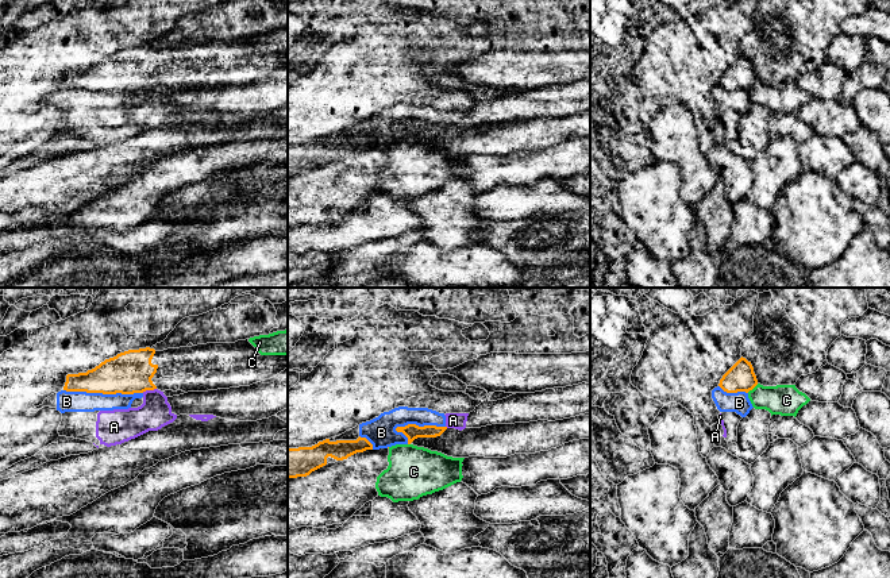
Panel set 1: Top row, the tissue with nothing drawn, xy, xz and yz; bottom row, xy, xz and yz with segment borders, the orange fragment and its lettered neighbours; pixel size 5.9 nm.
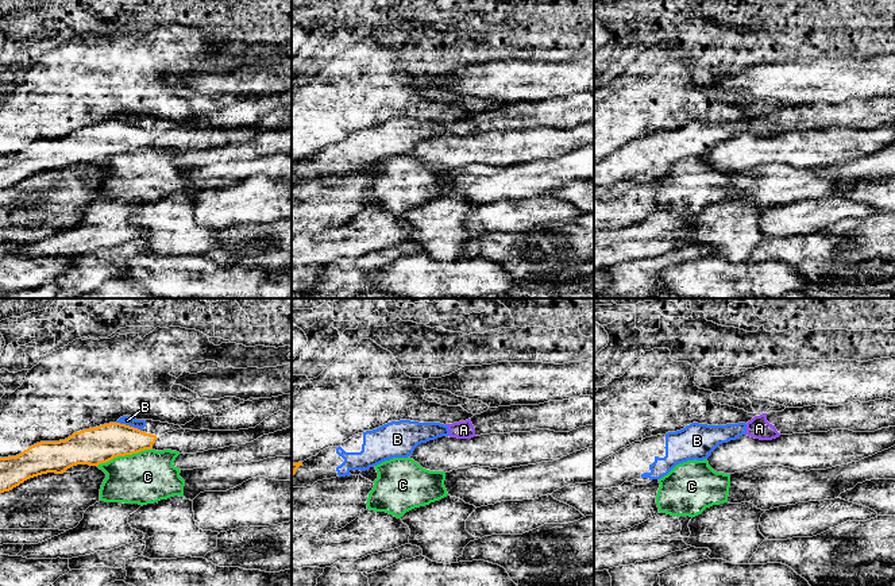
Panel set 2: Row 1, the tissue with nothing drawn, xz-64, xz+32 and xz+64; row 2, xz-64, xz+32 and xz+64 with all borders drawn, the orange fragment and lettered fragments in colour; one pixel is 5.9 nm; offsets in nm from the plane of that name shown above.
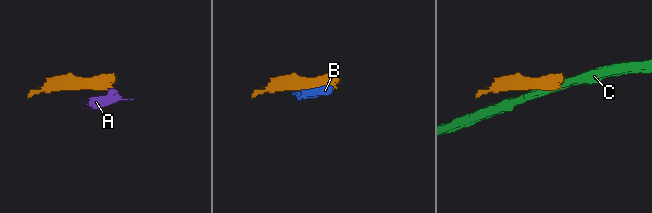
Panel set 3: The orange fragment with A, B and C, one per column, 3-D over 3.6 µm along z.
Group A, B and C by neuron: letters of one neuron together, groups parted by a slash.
A B / C

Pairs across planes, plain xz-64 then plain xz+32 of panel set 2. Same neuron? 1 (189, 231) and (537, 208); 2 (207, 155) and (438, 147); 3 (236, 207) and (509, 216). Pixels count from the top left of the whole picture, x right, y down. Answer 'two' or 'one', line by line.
1: two
2: one
3: one

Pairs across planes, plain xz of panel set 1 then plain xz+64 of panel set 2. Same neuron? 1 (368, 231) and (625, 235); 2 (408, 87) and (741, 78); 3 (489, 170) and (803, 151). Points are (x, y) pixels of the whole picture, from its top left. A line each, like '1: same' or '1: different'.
1: same
2: different
3: different

